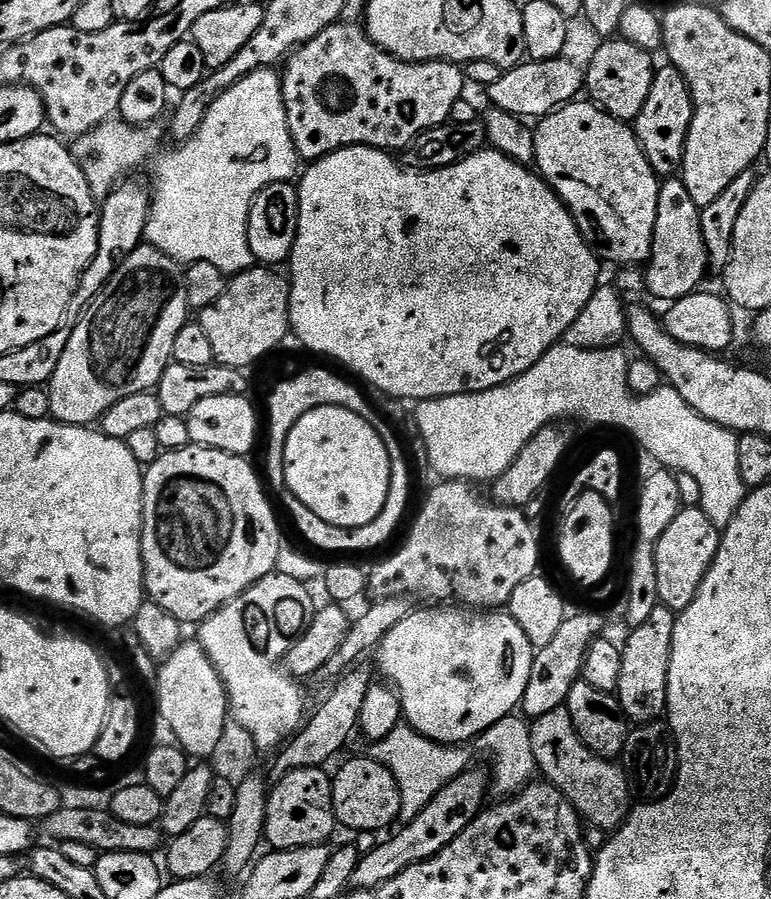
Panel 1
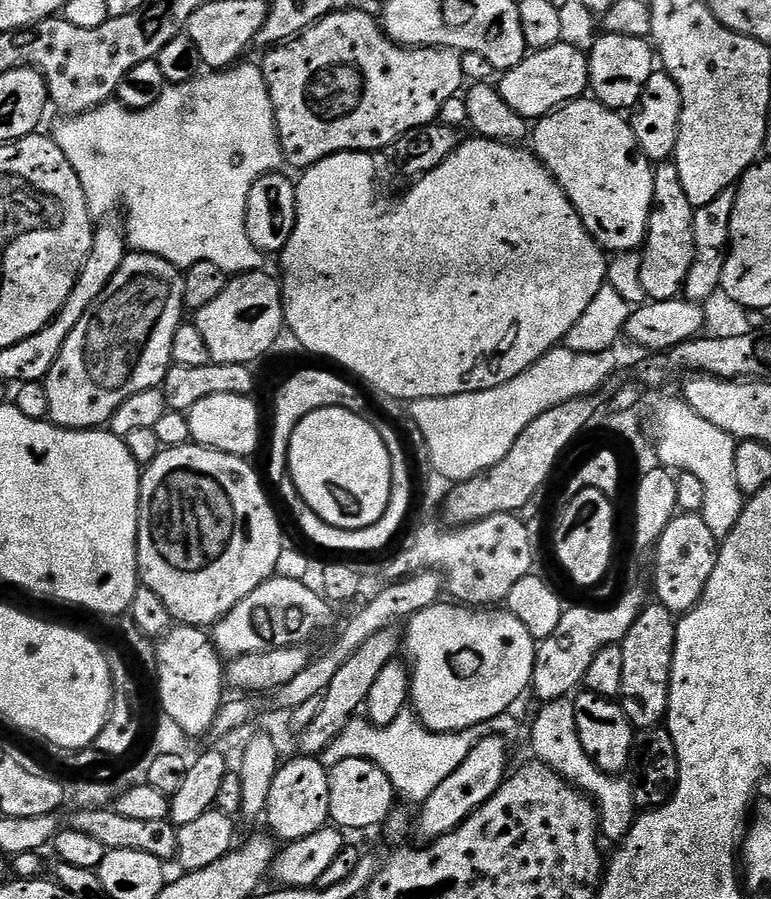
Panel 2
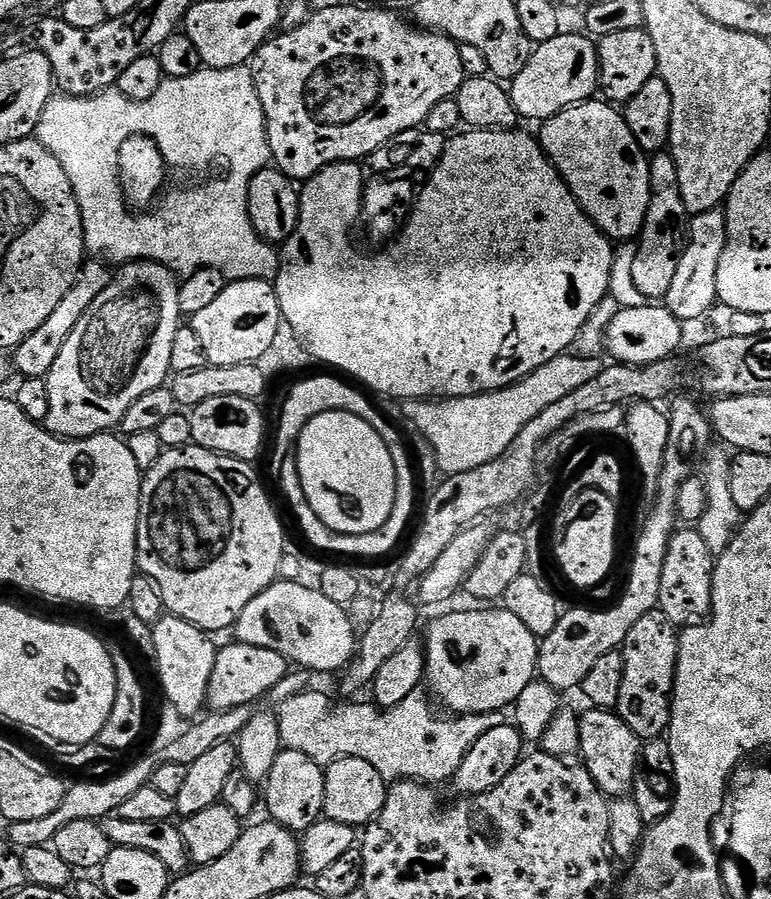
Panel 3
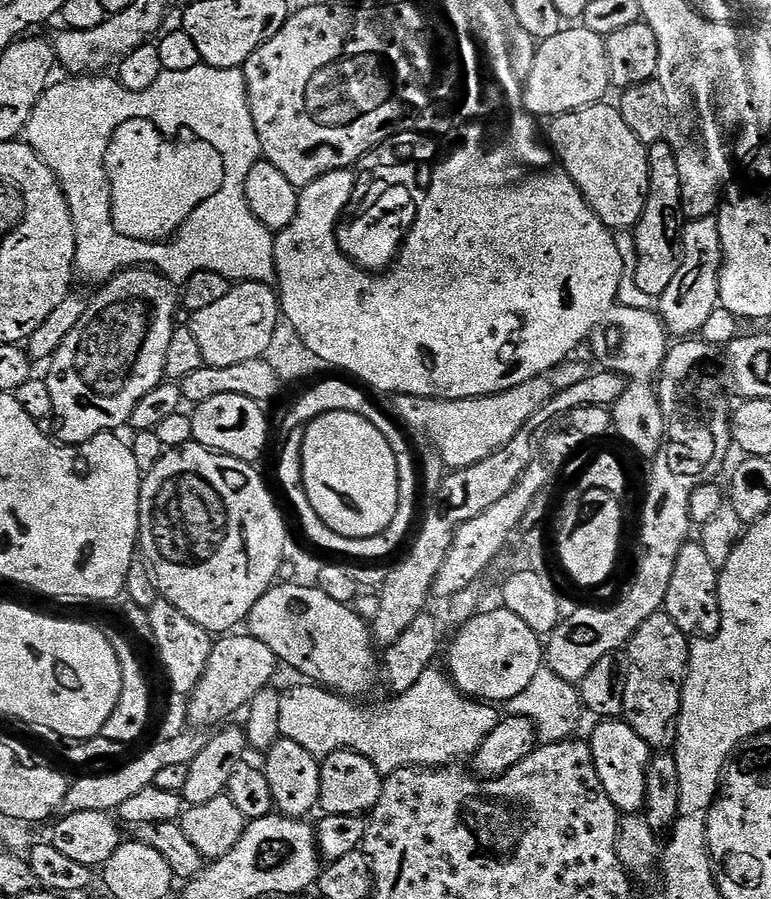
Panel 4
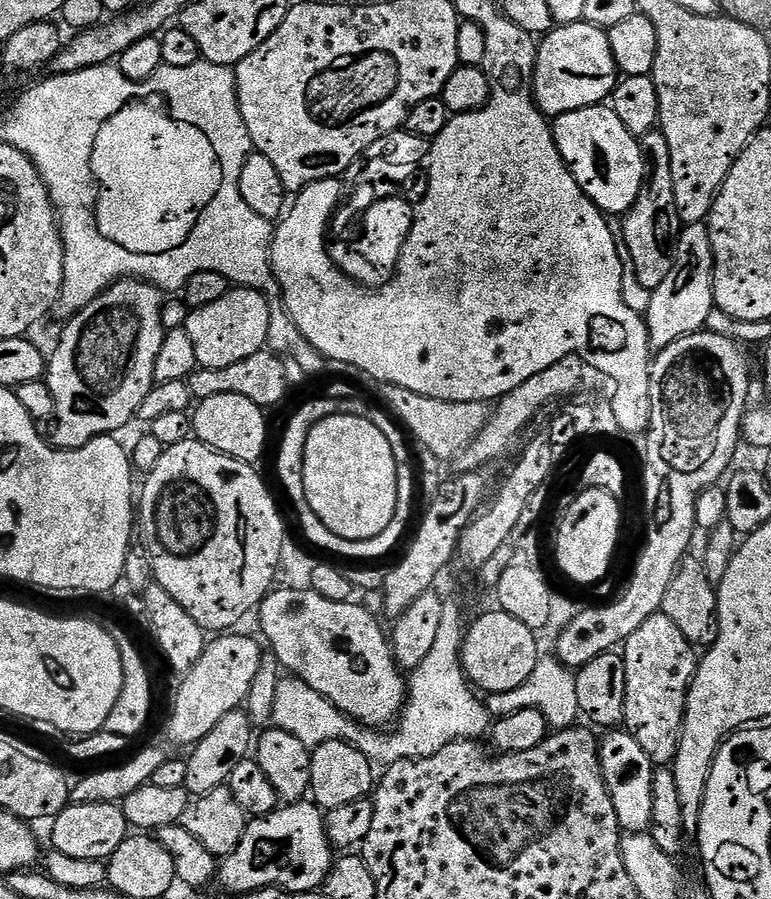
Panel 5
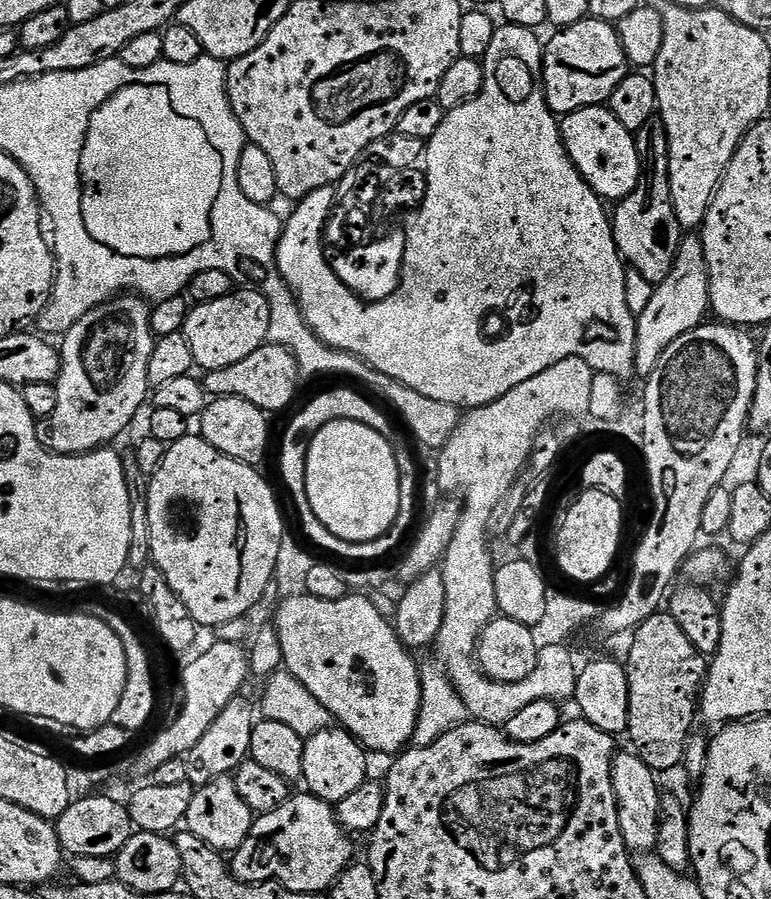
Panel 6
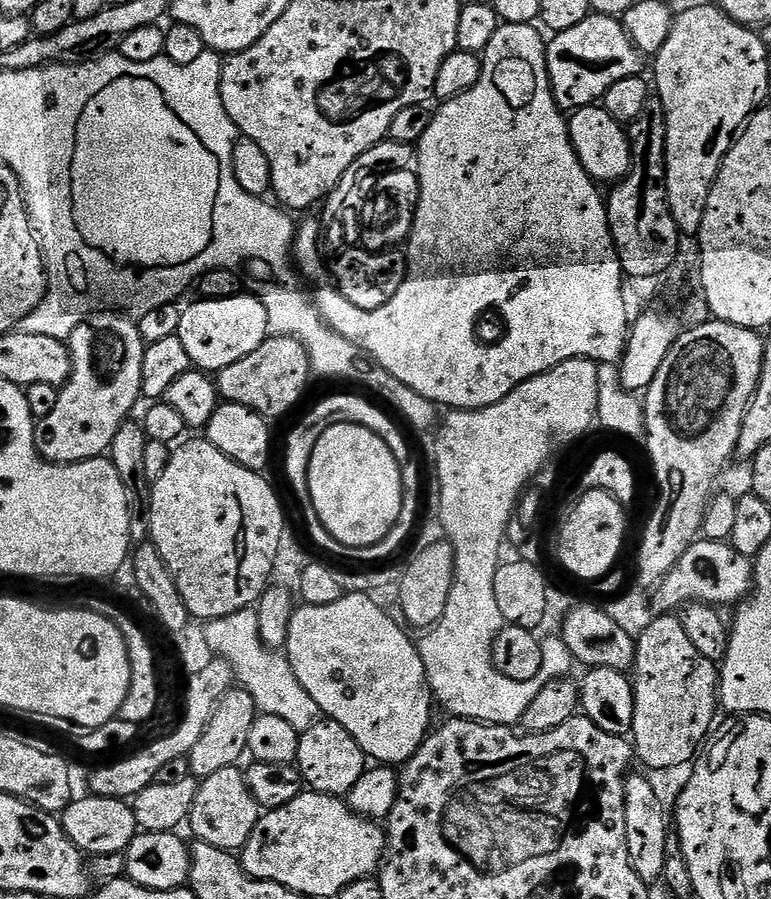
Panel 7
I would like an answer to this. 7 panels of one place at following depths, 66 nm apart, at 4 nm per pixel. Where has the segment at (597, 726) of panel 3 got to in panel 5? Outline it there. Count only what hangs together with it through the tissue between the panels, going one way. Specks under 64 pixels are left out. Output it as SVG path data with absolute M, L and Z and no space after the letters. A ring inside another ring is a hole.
M612 730L608 736L599 741L600 769L606 782L606 790L610 794L610 802L614 802L614 814L618 814L618 822L624 832L648 832L654 818L654 774L656 768L650 758L646 758L646 750L634 742L634 738L626 730Z

